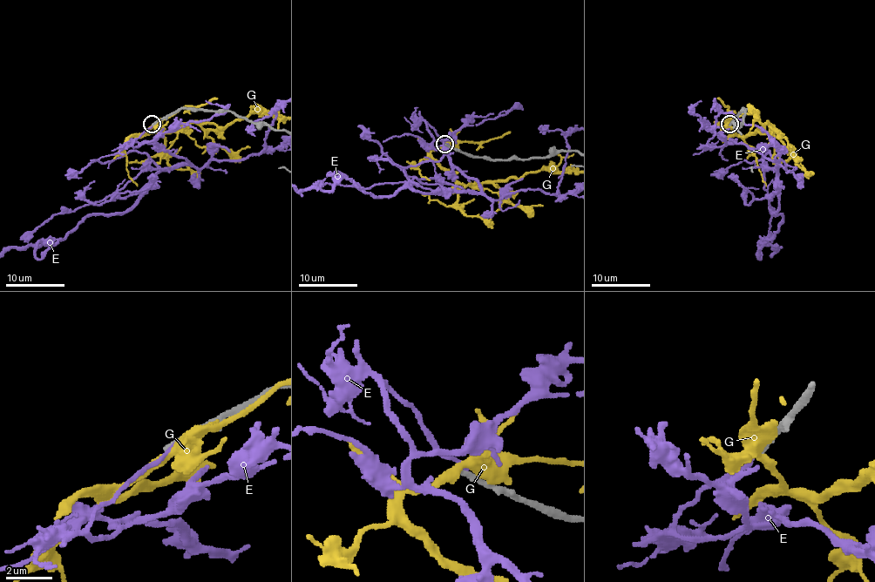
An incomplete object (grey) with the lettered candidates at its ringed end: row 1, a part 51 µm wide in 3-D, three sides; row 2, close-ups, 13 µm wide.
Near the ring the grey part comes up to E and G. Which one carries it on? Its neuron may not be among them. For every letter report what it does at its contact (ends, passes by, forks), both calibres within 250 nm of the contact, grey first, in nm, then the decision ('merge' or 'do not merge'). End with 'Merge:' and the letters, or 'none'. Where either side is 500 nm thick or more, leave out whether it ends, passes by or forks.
E: it ends | 280/130 nm | do not merge
G: it forks | 320/440 nm | do not merge
Merge: none

